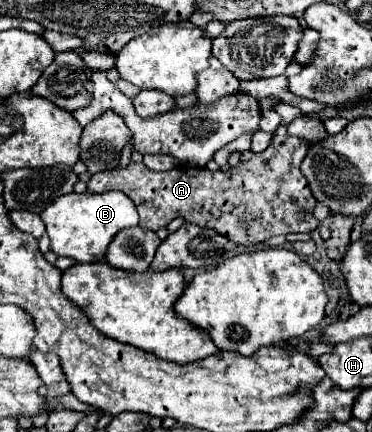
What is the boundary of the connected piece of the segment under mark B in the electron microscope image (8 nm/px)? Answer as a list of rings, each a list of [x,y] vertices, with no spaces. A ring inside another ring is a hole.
[[[105,191],[105,193],[67,193],[51,203],[41,219],[47,227],[51,239],[51,251],[63,257],[71,257],[79,263],[103,261],[111,239],[123,227],[135,227],[139,223],[135,203],[123,195],[123,191]]]

